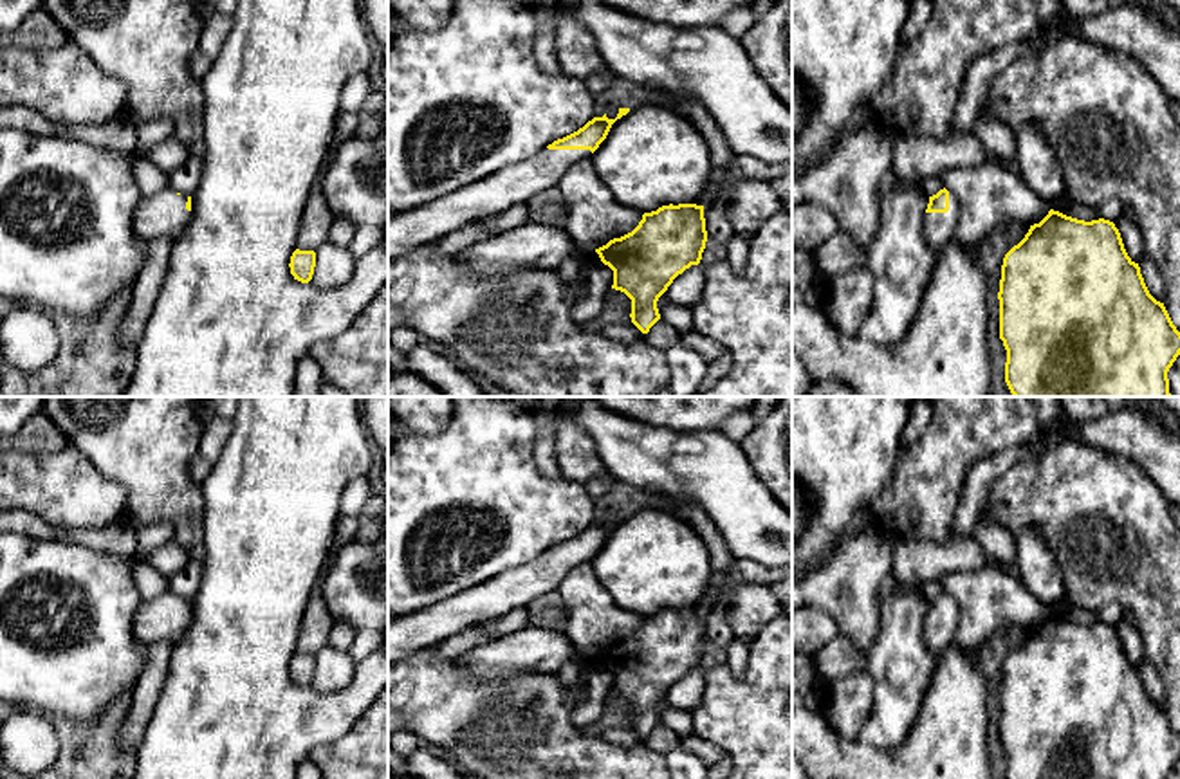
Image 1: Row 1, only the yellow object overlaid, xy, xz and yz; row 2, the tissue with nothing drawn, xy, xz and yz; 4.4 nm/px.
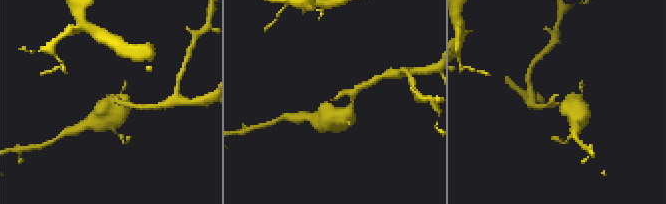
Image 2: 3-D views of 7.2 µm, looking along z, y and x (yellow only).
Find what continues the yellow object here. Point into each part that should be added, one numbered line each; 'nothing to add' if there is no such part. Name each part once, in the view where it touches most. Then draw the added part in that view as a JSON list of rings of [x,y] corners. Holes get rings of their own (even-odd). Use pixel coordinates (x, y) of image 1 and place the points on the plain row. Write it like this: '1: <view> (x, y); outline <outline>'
1: xz (518, 586); outline [[[549,554],[505,570],[494,579],[471,586],[420,611],[388,624],[388,665],[424,647],[437,646],[464,629],[498,619],[534,599],[556,591],[563,579],[590,554]]]

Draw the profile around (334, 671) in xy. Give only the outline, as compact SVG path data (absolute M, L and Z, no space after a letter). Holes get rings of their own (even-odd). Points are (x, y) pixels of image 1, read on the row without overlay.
M332 646L321 647L316 655L316 671L310 691L337 692L346 689L355 674L355 664L348 651L339 651Z

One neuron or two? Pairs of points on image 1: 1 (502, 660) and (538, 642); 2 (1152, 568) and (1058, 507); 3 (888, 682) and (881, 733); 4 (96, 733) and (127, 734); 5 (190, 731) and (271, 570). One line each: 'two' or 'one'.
1: one
2: one
3: one
4: two
5: one

